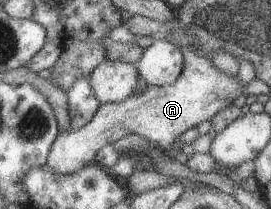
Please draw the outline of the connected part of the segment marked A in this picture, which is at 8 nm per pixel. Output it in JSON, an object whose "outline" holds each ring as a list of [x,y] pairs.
{"outline":[[[173,43],[181,49],[183,67],[171,85],[143,87],[141,93],[133,93],[115,103],[102,103],[95,115],[83,127],[75,131],[59,132],[47,154],[46,166],[55,175],[71,175],[93,162],[98,149],[112,144],[126,135],[138,135],[148,142],[159,145],[171,153],[171,145],[179,134],[202,121],[211,119],[231,101],[240,102],[244,84],[231,75],[221,73],[213,63],[203,56],[196,56],[190,49]]]}

